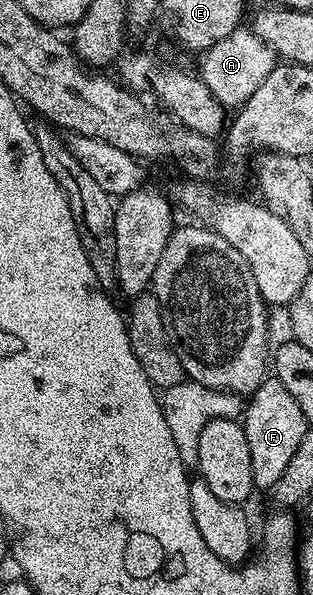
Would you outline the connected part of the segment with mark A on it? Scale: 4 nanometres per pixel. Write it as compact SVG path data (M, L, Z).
M239 25L232 33L228 33L228 37L224 37L224 41L216 41L216 45L207 49L201 59L200 77L204 85L210 90L214 100L227 109L237 109L246 103L248 97L252 97L252 93L260 89L264 77L268 77L268 73L272 73L276 66L273 49L246 25Z

